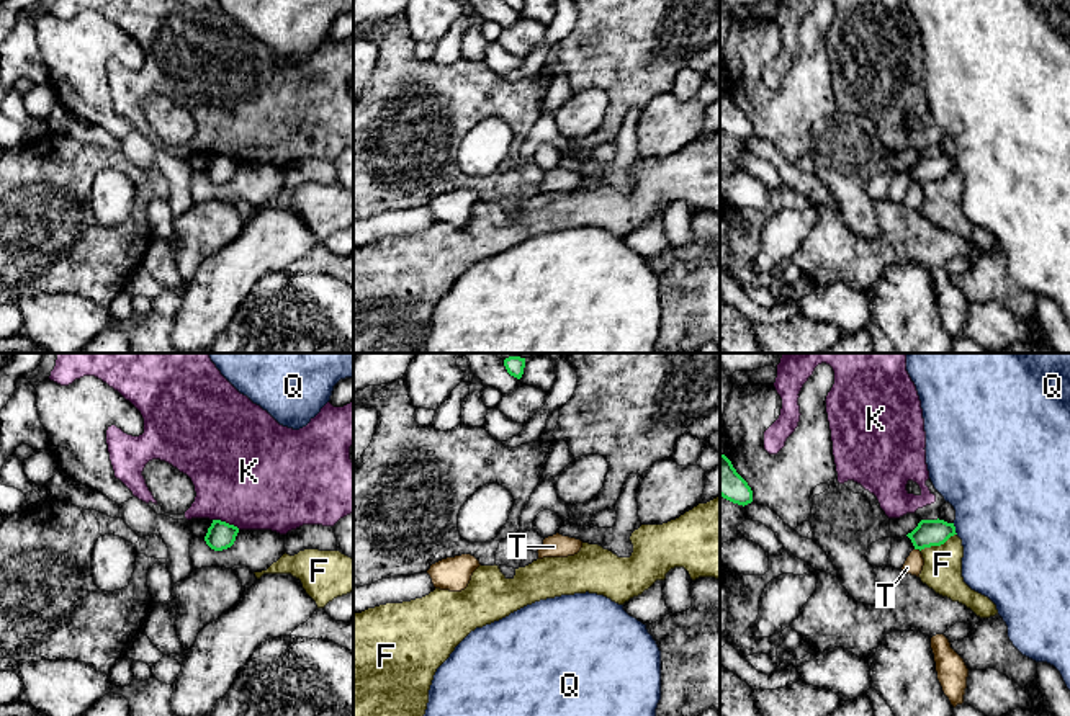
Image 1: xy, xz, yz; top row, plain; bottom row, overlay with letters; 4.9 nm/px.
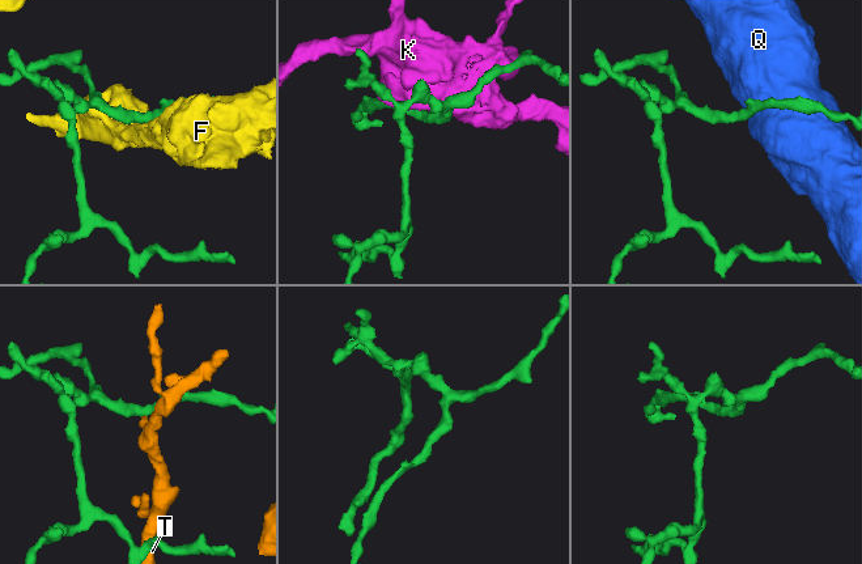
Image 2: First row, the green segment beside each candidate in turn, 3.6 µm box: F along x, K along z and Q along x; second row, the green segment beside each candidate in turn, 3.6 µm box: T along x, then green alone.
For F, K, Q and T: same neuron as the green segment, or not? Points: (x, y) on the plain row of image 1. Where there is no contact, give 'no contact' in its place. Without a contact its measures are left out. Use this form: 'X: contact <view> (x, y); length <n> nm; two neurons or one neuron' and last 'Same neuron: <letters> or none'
F: contact yz (938, 178); length 200 nm; two neurons
K: contact xy (224, 156); length 140 nm; two neurons
Q: contact yz (954, 162); length 60 nm; two neurons
T: contact yz (918, 182); length 40 nm; two neurons
Same neuron: none

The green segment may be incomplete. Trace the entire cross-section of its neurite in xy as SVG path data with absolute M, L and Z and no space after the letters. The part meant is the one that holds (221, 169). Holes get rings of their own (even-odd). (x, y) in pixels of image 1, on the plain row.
M213 154L205 170L206 178L214 185L227 183L234 178L239 162L221 154Z

